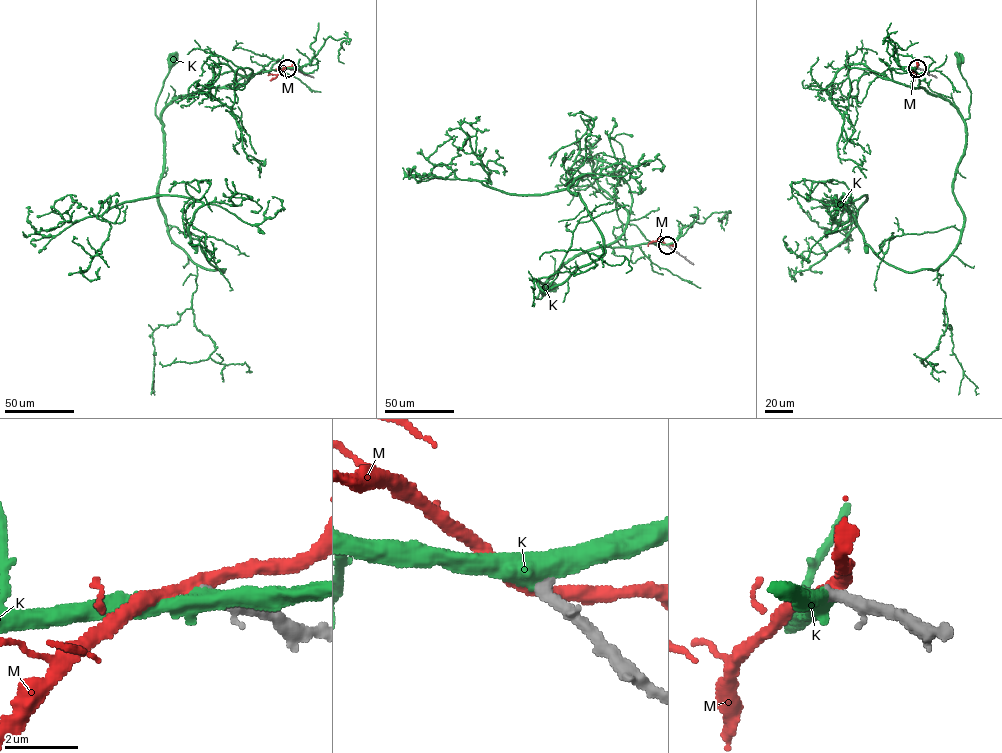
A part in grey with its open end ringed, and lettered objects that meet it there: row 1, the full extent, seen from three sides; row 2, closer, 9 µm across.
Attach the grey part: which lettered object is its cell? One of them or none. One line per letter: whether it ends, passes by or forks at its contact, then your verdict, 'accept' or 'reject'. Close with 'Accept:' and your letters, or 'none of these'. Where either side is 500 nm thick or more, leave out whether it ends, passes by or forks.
K: accept
M: it passes by | reject
Accept: K

